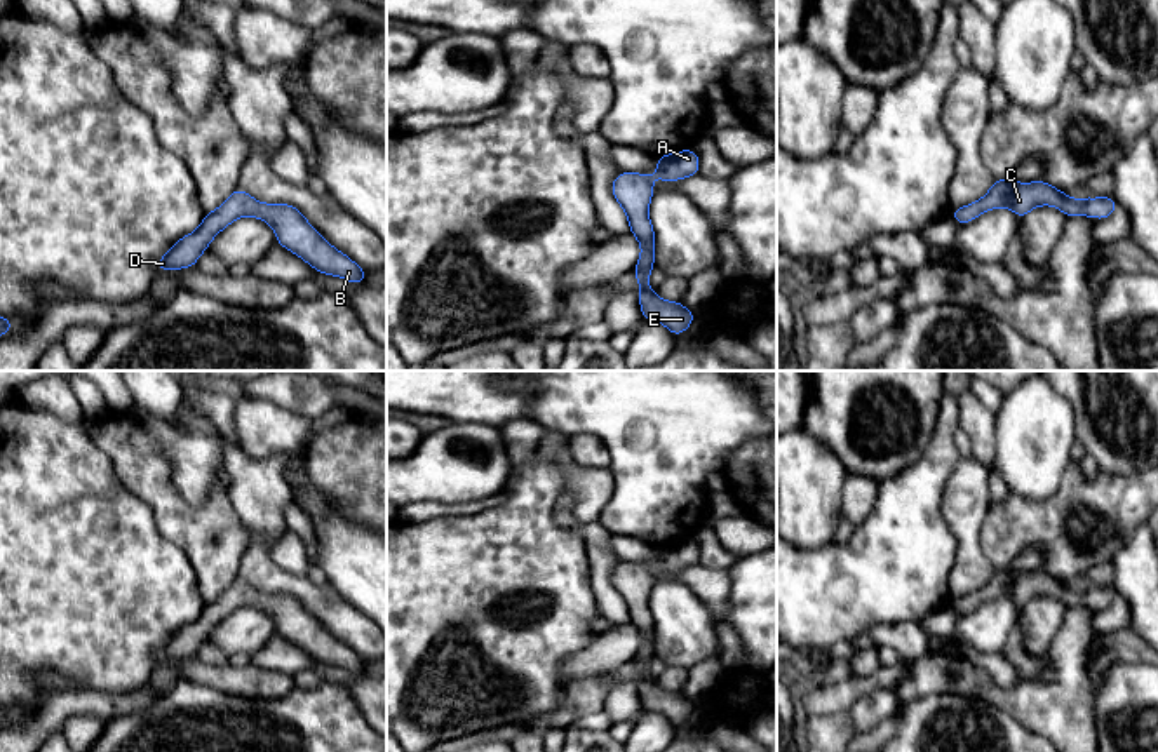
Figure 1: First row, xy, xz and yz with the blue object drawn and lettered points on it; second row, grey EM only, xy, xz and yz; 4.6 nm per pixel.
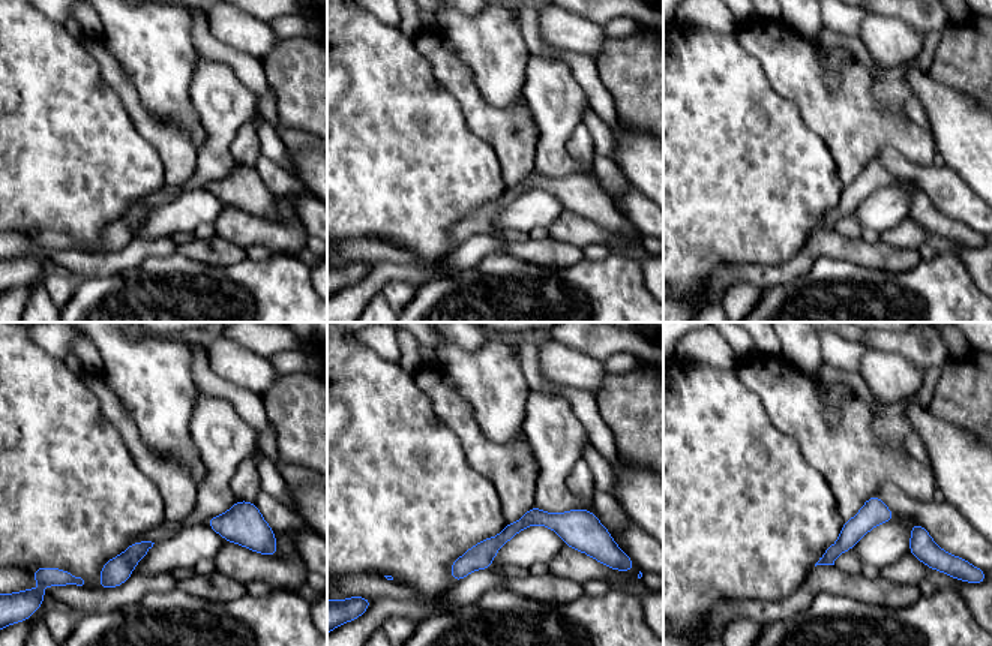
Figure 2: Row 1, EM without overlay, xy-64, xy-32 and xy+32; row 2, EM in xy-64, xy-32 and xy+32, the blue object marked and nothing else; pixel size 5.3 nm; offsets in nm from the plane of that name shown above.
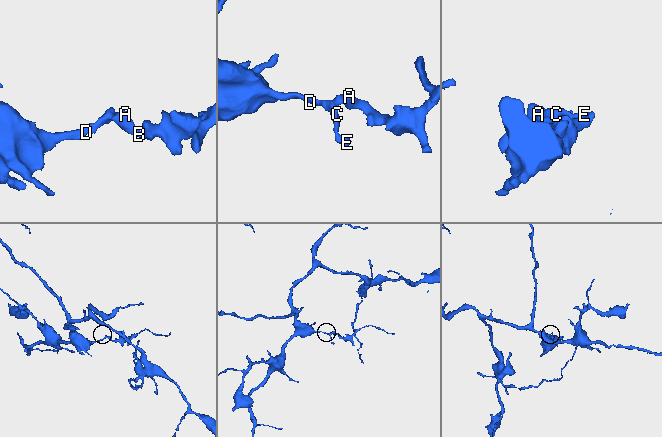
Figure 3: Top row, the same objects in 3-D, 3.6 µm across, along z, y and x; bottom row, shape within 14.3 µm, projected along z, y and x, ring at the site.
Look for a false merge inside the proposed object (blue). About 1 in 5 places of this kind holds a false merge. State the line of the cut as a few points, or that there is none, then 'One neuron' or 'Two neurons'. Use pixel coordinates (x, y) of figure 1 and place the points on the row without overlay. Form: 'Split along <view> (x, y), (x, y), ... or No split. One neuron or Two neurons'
No split. One neuron

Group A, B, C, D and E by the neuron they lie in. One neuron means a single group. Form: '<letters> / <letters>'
A B C D E

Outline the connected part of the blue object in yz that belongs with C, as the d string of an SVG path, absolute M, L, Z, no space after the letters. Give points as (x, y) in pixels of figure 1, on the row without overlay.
M1005 567L994 569L989 581L977 592L949 601L949 604L958 614L965 614L986 601L1010 597L1019 609L1024 609L1024 606L1038 595L1054 595L1062 601L1066 608L1088 606L1109 609L1118 594L1113 585L1101 588L1081 587L1074 590L1047 571L1017 573Z

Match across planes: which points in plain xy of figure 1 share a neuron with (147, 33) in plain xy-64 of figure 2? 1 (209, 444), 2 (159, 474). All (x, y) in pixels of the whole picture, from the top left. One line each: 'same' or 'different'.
1: same
2: different

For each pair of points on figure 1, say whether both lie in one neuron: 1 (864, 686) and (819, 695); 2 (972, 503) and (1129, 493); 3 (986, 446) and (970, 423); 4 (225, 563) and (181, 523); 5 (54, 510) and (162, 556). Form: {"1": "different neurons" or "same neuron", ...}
{"1": "same neuron", "2": "different neurons", "3": "same neuron", "4": "same neuron", "5": "same neuron"}

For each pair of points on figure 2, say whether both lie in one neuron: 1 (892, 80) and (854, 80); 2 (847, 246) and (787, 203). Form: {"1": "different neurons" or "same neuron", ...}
{"1": "different neurons", "2": "different neurons"}

